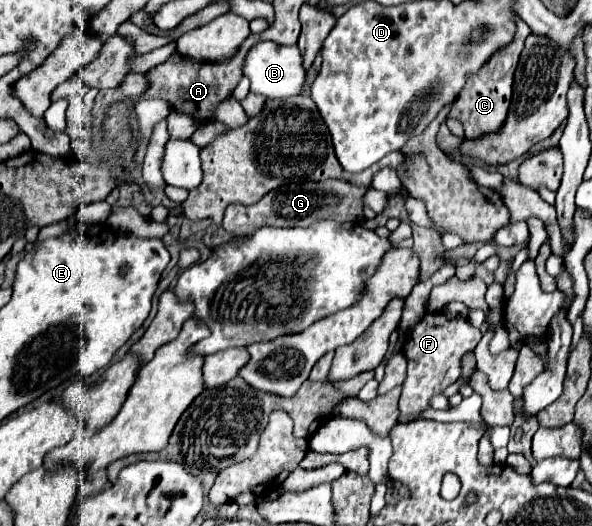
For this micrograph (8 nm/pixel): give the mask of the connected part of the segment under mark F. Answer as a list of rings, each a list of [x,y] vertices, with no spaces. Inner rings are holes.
[[[427,313],[405,337],[403,355],[409,363],[407,379],[399,399],[401,415],[421,413],[429,407],[429,399],[443,393],[445,387],[453,385],[461,375],[461,359],[475,349],[481,339],[481,331],[475,329],[465,317],[449,317],[445,313]]]

